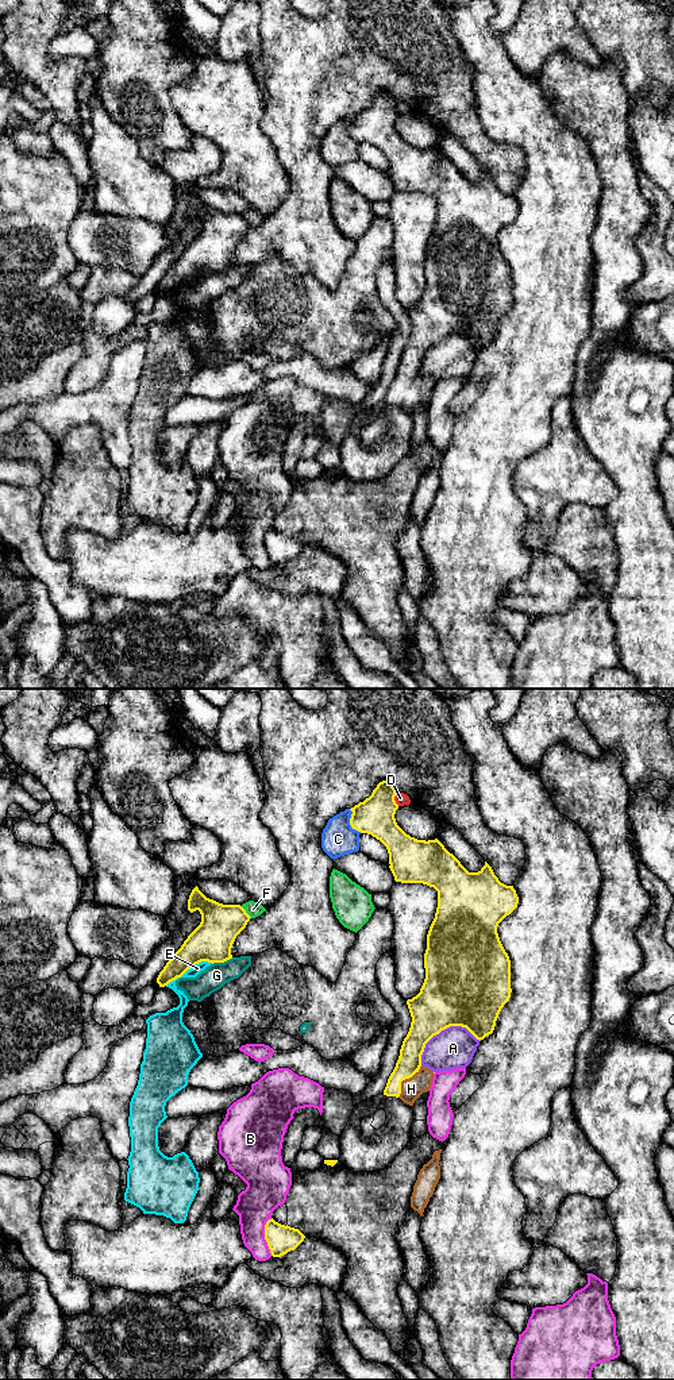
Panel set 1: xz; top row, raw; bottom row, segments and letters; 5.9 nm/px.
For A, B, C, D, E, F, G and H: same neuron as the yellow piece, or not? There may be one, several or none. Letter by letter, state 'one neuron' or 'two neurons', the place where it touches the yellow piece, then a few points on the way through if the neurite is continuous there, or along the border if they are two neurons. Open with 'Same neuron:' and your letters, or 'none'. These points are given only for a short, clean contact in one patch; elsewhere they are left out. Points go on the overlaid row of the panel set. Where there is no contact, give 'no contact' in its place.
Same neuron: H
A: two neurons; contact xz (442, 1029)
B: two neurons; contact xz (265, 1237)
C: two neurons; contact xz (350, 823)
D: two neurons; contact xz (393, 798)
E: two neurons; contact xz (189, 968)
F: two neurons; contact xz (245, 912)
G: two neurons; contact xz (222, 962)
H: one neuron; contact xz (404, 1079)

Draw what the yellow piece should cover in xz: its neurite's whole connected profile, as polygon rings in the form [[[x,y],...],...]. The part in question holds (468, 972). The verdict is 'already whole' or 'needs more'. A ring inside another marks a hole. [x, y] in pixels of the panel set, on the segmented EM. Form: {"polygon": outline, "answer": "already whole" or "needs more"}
{"polygon": [[[389,780],[380,782],[369,798],[350,809],[350,825],[386,847],[389,868],[396,882],[423,883],[438,891],[438,907],[424,953],[425,979],[420,992],[407,1001],[411,1028],[384,1090],[384,1095],[400,1098],[413,1106],[432,1086],[434,1072],[421,1065],[421,1055],[434,1036],[450,1026],[466,1028],[479,1041],[493,1033],[498,1014],[512,992],[511,960],[500,941],[497,926],[517,907],[519,897],[513,886],[498,880],[486,861],[478,872],[469,872],[438,839],[425,841],[407,834],[394,818],[398,809],[396,793]]], "answer": "needs more"}

